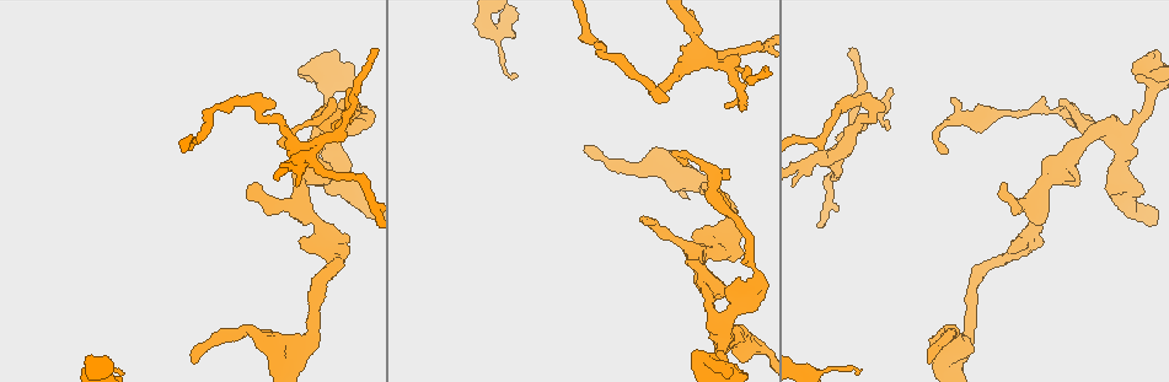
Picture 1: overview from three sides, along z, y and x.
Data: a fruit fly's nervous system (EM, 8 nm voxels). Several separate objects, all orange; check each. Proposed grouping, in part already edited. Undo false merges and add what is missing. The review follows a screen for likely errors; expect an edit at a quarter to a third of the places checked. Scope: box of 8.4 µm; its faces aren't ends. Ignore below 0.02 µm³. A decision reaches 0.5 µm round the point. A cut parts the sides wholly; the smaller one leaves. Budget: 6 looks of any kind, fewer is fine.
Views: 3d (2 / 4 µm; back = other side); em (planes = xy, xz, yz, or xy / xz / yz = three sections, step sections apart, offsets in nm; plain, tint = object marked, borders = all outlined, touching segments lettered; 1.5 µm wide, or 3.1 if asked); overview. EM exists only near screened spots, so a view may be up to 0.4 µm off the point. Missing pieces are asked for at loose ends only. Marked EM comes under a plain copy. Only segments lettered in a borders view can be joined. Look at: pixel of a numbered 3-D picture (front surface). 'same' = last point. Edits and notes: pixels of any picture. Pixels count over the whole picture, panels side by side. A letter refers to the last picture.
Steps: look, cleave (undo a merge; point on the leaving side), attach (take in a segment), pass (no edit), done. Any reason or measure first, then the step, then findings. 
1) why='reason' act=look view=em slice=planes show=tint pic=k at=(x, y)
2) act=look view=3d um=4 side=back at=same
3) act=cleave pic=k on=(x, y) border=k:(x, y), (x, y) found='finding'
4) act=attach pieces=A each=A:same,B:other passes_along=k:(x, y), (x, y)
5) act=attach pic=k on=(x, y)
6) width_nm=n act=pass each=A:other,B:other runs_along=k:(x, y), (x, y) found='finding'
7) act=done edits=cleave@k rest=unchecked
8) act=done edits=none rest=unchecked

why='three arms meet' act=look view=em slice=planes show=borders pic=1 at=(1076, 147)

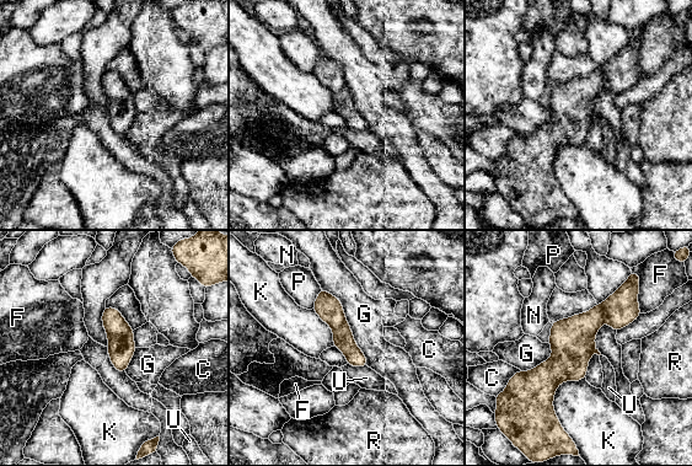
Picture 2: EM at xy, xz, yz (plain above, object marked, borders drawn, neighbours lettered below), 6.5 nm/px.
width_nm=140 act=pass each=C:other,F:other,G:other,K:other,N:other,P:other,R:other,U:other found='all the same neuron'

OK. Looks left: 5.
why='calibre changes' act=look view=3d um=2 pic=1 at=(1147, 96)

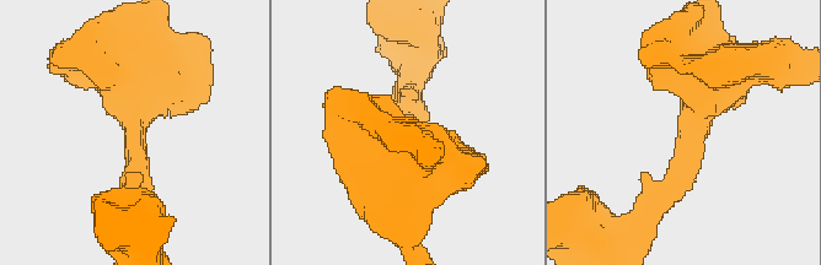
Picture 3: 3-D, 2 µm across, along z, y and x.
why='need the tissue' act=look view=em slice=planes show=borders pic=3 at=(690, 131)

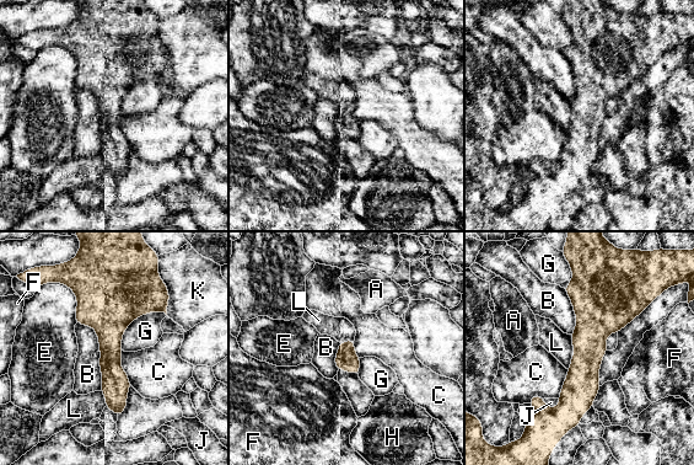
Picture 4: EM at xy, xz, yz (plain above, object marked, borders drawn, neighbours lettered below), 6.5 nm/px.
act=pass each=A:other,B:other,C:other,E:other,F:other,G:other,H:other,J:other,K:other,L:other found='one neuron here'

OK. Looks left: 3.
why='arms part here' act=look view=em slice=yz step=4 show=tint pic=1 at=(342, 130)

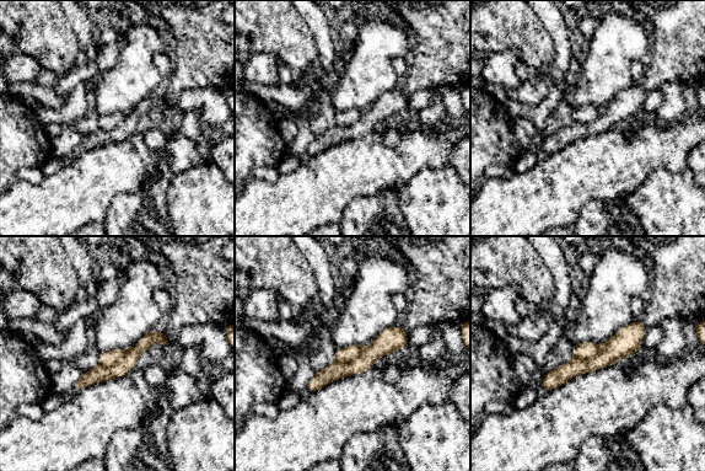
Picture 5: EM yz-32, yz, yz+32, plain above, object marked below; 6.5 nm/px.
act=look view=em slice=planes show=tint at=same

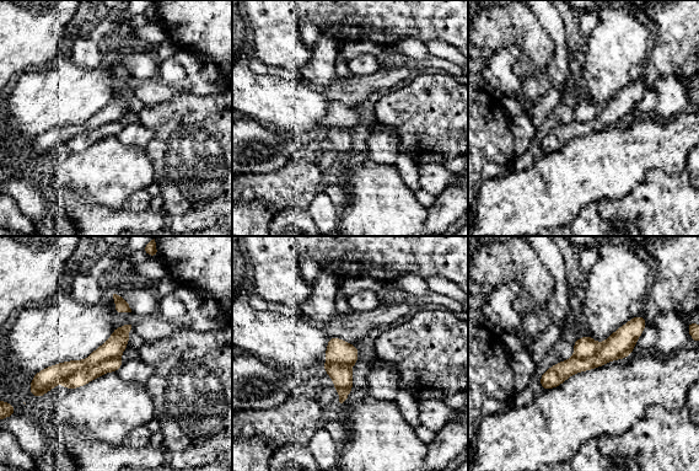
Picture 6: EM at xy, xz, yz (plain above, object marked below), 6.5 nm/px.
why='what lies round it' act=look view=em slice=planes show=borders at=same

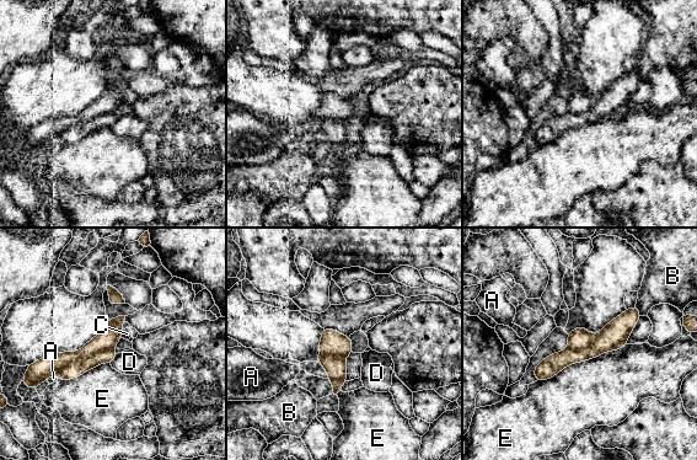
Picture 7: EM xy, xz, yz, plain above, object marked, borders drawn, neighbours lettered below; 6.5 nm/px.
act=cleave pic=7 on=(74, 369) each=A:other,B:other,C:other,D:other,E:other found='a second neuron is stuck on'

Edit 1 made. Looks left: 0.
act=done edits=cleave@7 rest=unchecked

